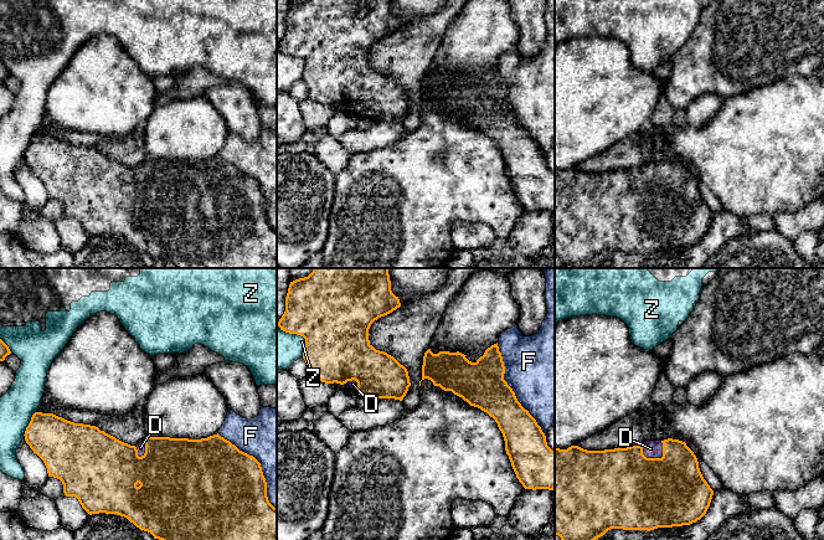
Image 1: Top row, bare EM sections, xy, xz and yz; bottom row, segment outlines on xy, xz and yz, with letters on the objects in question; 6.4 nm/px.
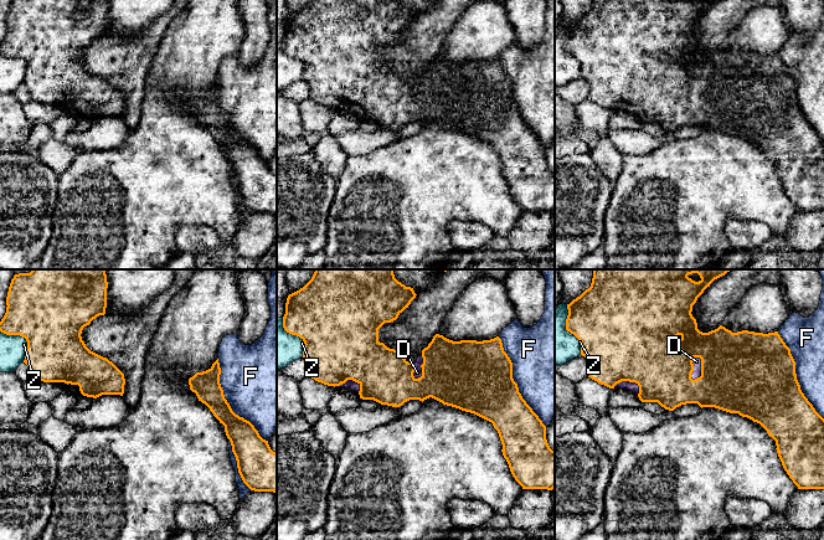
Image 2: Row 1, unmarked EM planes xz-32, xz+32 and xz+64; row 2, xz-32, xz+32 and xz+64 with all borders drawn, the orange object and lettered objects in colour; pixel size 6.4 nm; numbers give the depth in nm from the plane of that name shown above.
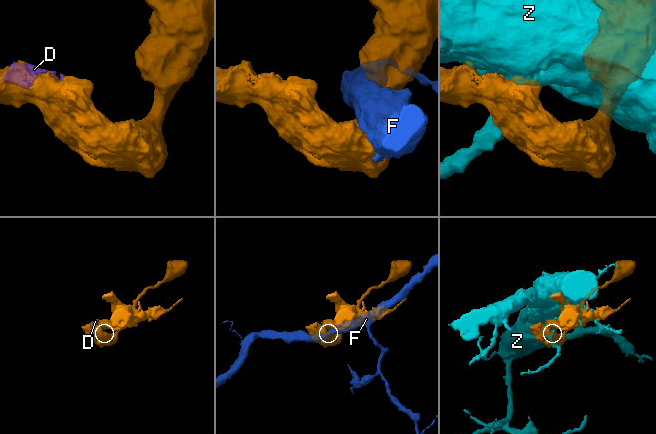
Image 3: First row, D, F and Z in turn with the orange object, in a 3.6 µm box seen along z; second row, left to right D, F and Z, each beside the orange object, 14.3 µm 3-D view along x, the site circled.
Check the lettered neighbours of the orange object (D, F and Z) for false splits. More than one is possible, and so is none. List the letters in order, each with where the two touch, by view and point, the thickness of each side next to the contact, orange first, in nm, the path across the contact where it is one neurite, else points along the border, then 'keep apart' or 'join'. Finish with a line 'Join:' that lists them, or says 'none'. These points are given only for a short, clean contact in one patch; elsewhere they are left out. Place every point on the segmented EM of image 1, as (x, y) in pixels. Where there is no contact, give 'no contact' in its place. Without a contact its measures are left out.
D: yz (649, 458) | 500/110 nm | join
F: xz (511, 389) | 300/480 nm | keep apart
Z: xy (29, 423) | 320/220 nm | keep apart
Join: D

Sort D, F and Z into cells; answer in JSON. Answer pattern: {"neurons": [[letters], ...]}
{"neurons": [["D"], ["F"], ["Z"]]}

